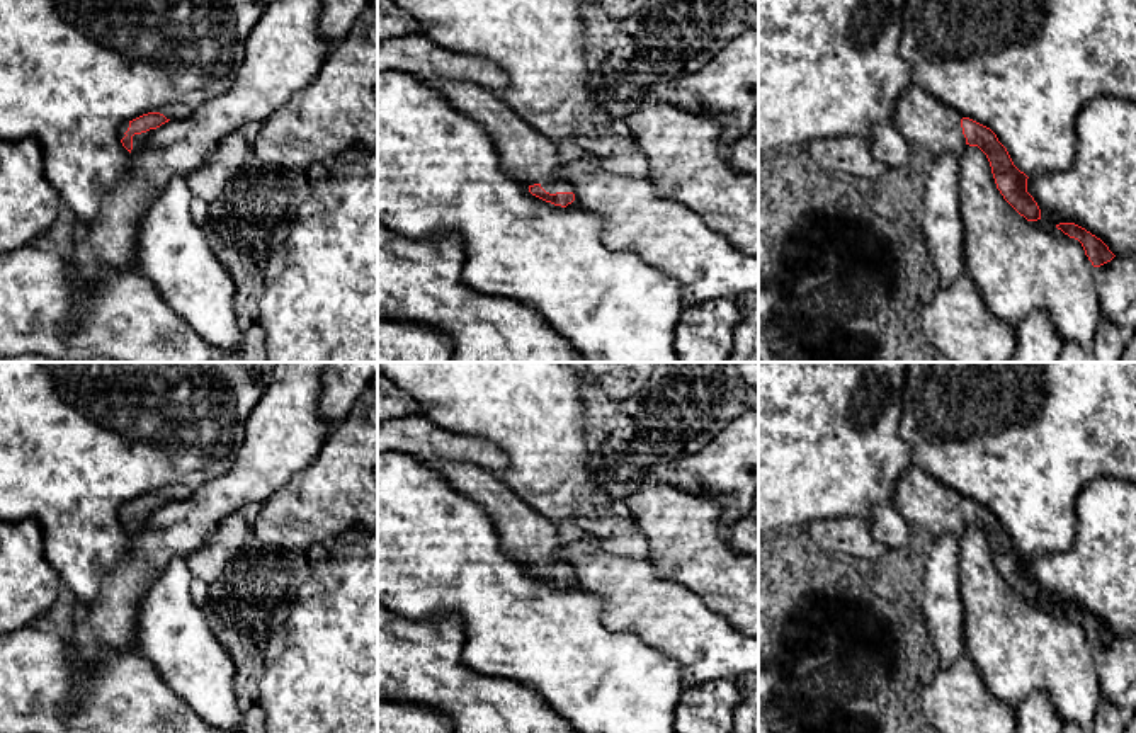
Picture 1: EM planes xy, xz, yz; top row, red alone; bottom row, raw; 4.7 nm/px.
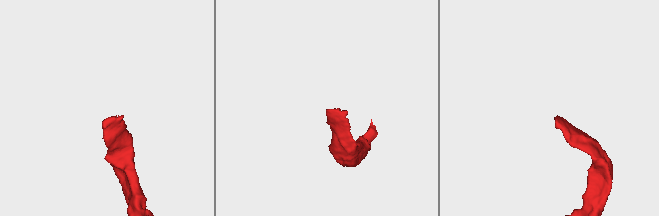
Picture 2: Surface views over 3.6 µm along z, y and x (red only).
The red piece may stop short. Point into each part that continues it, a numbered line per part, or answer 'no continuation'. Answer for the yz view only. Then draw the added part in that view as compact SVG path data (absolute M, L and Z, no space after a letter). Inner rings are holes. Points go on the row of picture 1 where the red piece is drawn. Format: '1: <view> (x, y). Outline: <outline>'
1: yz (925, 123). Outline: M912 83L898 99L891 126L913 148L920 148L934 156L942 153L961 156L968 146L961 119L963 116L956 109Z

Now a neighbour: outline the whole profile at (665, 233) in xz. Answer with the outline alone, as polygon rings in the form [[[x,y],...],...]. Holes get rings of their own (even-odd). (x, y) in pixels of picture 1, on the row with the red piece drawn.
[[[587,156],[563,163],[553,180],[571,184],[575,201],[604,219],[600,236],[609,250],[631,252],[675,279],[685,304],[735,299],[745,291],[758,291],[758,257],[735,250],[684,202],[660,197],[648,179],[607,172],[602,160]]]

